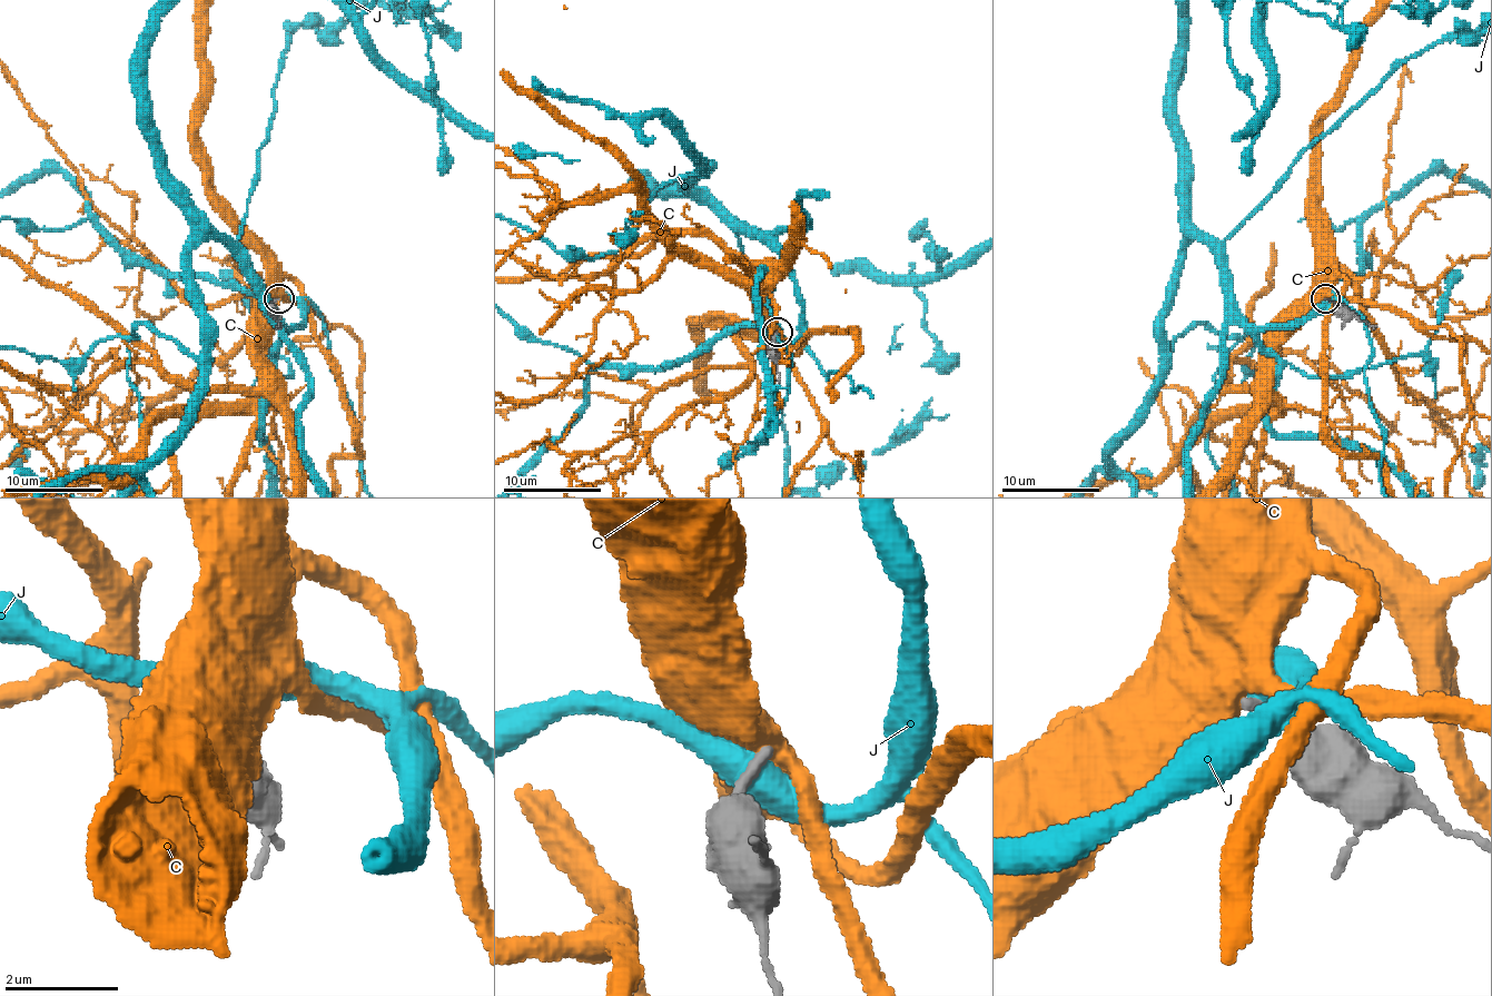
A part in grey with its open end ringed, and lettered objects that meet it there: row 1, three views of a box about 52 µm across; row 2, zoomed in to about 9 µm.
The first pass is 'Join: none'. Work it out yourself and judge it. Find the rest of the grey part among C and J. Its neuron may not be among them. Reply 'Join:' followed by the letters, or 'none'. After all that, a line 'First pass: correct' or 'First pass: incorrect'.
Join: none
First pass: correct

